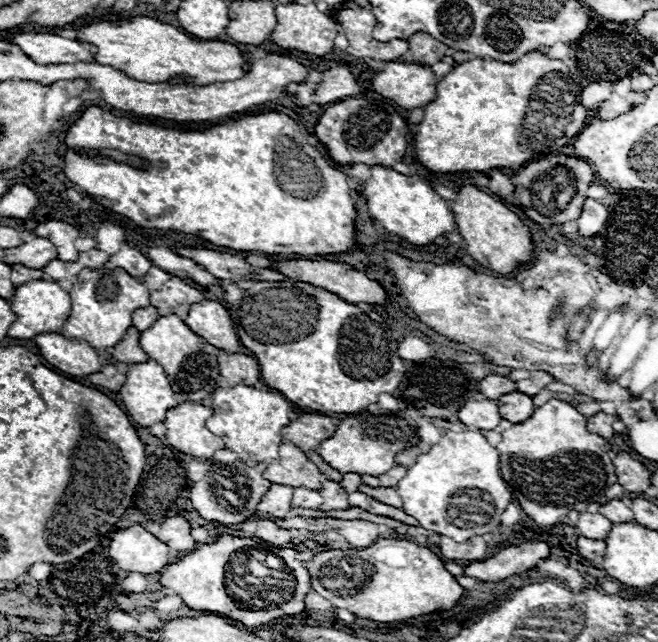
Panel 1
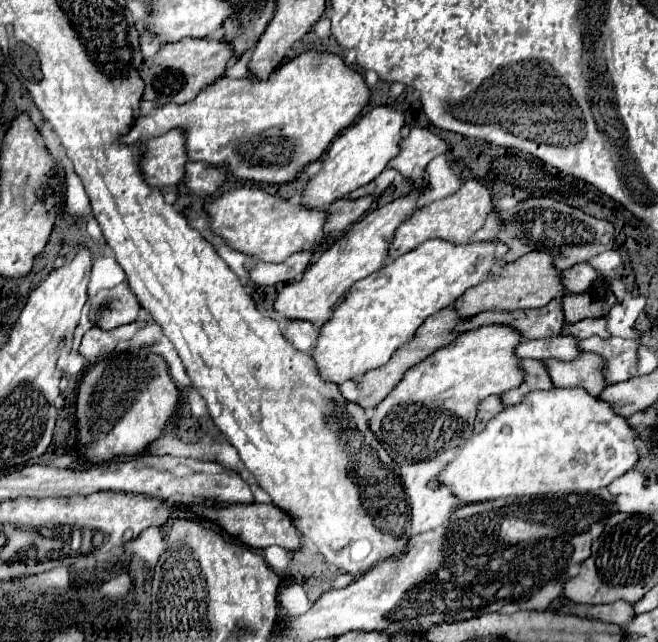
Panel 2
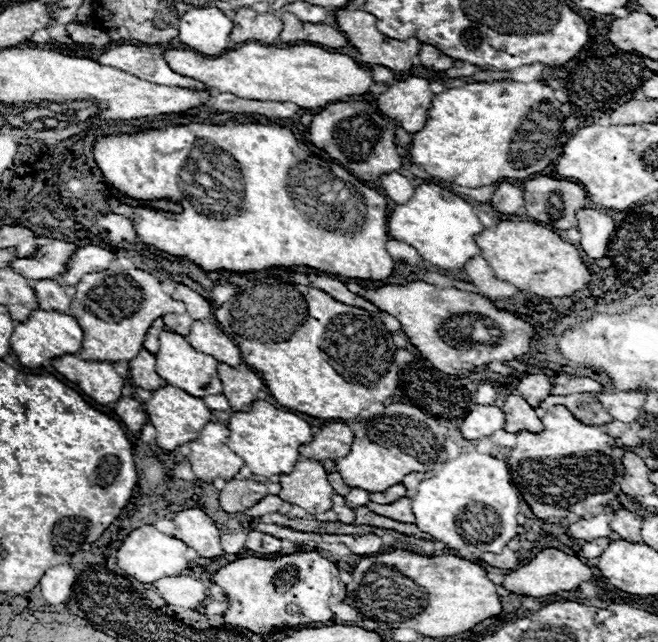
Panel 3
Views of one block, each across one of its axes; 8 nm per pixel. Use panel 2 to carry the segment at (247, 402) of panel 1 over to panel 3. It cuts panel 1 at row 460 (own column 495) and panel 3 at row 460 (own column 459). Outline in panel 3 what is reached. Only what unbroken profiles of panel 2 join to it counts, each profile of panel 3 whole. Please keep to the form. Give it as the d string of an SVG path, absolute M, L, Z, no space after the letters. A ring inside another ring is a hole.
M256 400L250 412L234 412L228 422L228 430L230 430L228 448L246 462L246 466L252 470L254 476L260 478L292 472L300 458L298 448L314 440L312 426L306 420L302 420L290 410L274 408L264 400Z

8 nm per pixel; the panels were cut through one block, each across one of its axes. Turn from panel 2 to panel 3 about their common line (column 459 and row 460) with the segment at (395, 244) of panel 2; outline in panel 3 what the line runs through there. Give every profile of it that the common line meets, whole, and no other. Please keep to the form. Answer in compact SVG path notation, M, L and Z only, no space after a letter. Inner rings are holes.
M208 422L204 426L204 432L188 444L190 448L190 464L198 480L212 482L216 478L232 480L244 466L244 460L230 452L226 446L230 436L230 430L222 424Z

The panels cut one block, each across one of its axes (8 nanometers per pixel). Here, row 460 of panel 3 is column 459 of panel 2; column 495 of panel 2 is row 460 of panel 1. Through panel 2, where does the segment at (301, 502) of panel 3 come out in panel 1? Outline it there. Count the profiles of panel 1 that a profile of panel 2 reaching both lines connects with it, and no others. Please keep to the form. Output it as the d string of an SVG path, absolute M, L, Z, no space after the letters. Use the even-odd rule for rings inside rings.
M288 442L280 446L280 458L268 464L264 476L276 484L308 490L320 490L322 482L326 480L318 466L310 462L300 448Z

